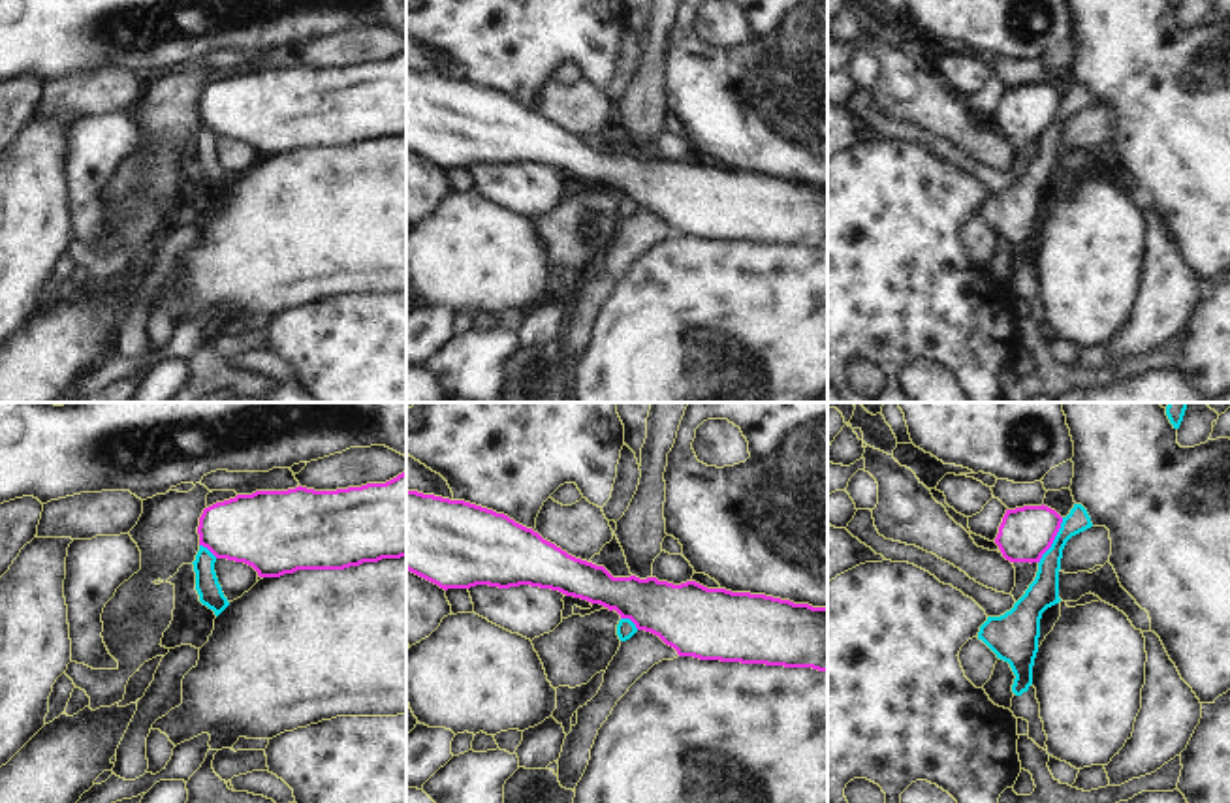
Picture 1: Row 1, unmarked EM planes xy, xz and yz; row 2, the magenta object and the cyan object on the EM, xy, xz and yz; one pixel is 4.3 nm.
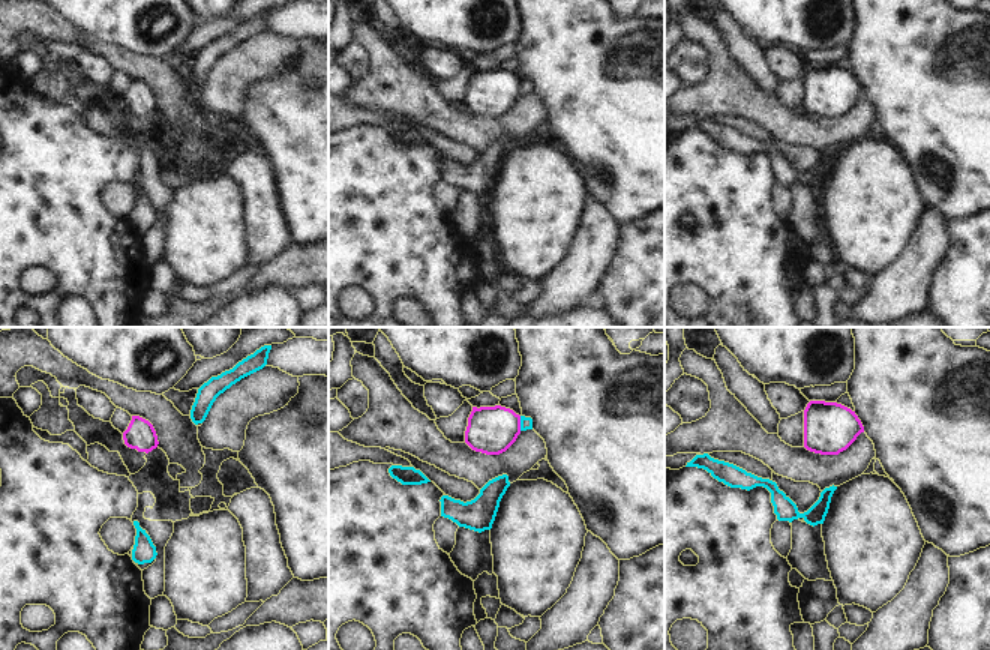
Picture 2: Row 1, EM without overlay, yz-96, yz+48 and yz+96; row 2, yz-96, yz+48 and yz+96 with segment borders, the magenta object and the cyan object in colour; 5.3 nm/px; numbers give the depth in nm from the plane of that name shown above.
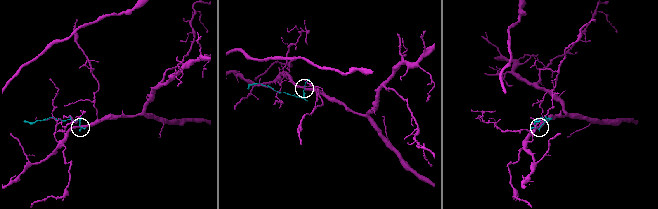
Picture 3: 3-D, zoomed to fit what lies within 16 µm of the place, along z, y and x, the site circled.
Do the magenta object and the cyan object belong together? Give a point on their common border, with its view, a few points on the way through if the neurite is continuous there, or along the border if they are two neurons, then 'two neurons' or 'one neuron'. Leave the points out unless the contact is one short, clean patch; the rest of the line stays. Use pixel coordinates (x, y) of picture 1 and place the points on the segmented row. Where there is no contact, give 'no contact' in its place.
yz (1054, 538) | along yz (1063, 518), (1052, 546), (1039, 563) | two neurons

